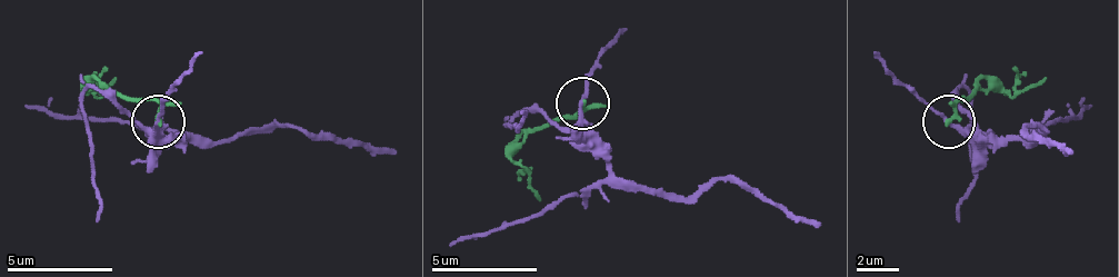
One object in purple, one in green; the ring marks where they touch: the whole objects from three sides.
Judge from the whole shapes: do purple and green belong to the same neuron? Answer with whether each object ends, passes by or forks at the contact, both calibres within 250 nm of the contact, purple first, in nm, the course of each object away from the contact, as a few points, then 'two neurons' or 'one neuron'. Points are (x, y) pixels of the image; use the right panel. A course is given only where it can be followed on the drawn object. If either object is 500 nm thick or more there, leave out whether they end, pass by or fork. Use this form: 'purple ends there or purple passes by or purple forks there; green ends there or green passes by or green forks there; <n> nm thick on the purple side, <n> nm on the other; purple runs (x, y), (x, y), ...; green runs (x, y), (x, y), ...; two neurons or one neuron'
purple passes by; green passes by; 180 nm thick on the purple side, 140 nm on the other; purple runs (947, 122), (1027, 139), (1032, 144), (1042, 128), (1027, 134), (1075, 155); green runs (947, 122), (958, 101), (989, 86), (1027, 91), (1048, 75); two neurons

